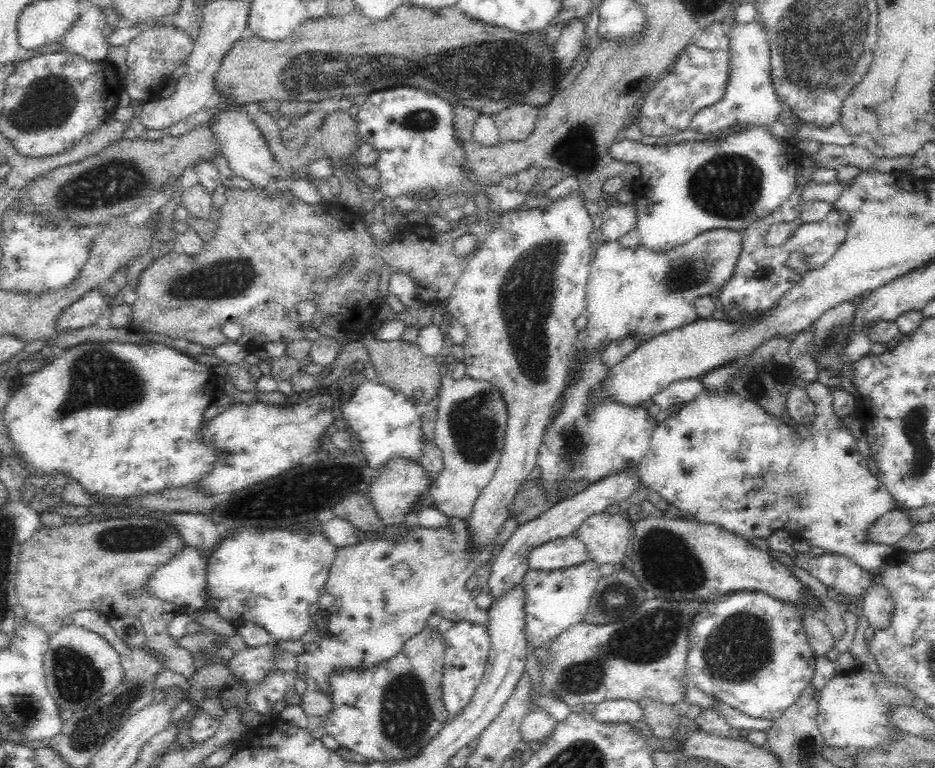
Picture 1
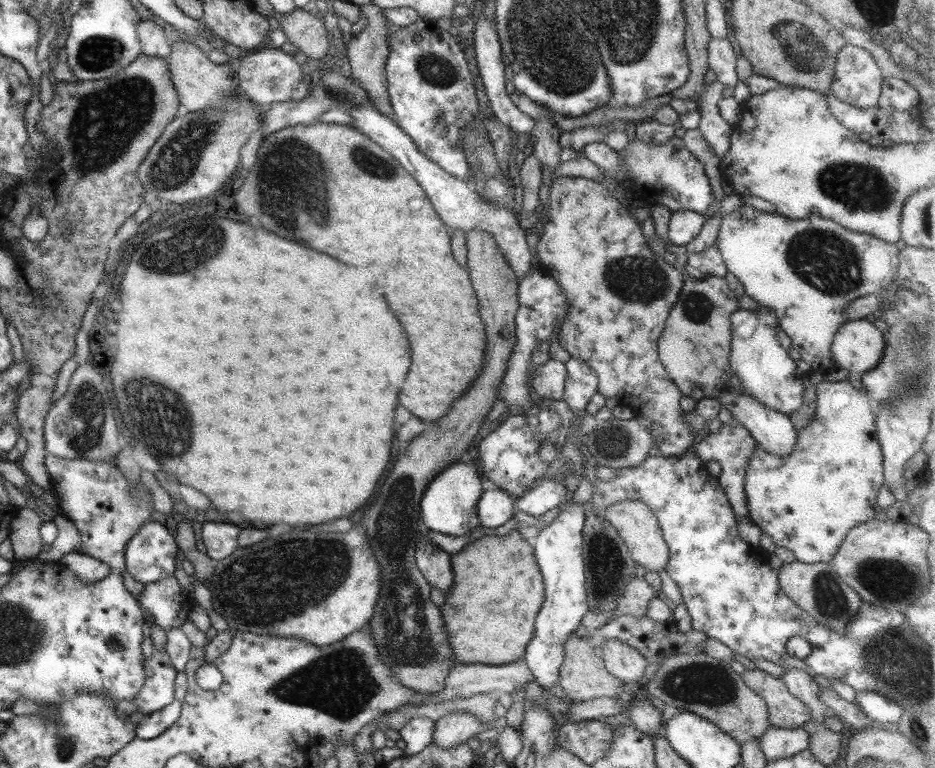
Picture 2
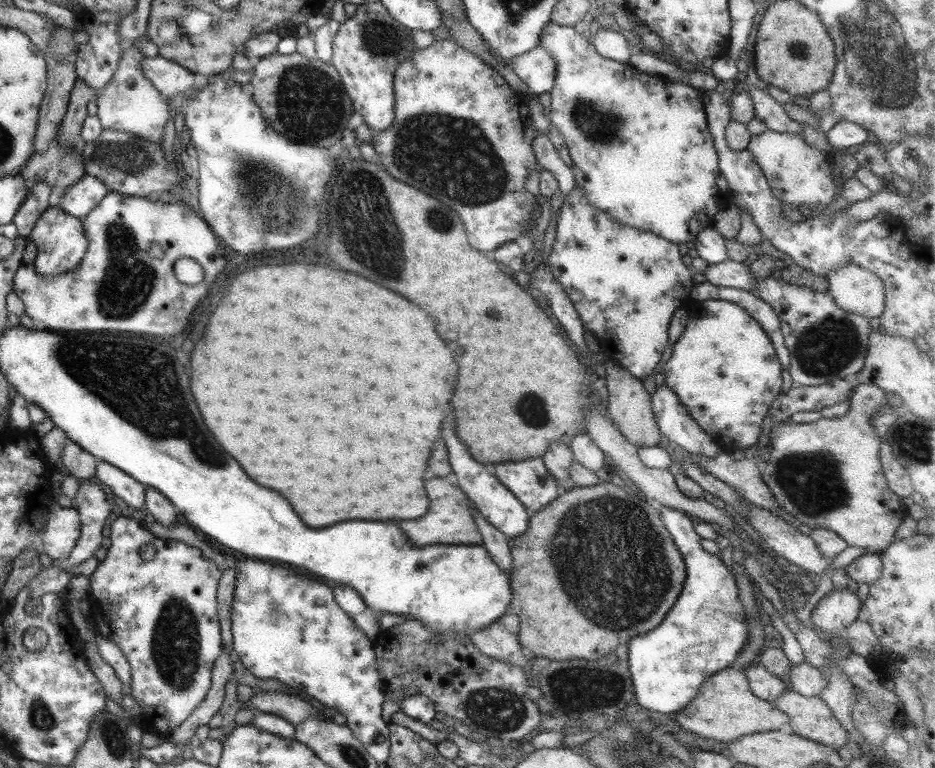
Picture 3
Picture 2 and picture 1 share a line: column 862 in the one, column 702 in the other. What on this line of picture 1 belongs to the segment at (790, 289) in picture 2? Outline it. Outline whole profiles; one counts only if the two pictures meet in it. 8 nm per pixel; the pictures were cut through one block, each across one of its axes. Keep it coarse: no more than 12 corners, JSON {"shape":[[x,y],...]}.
{"shape":[[742,232],[666,254],[599,243],[574,357],[699,318]]}

